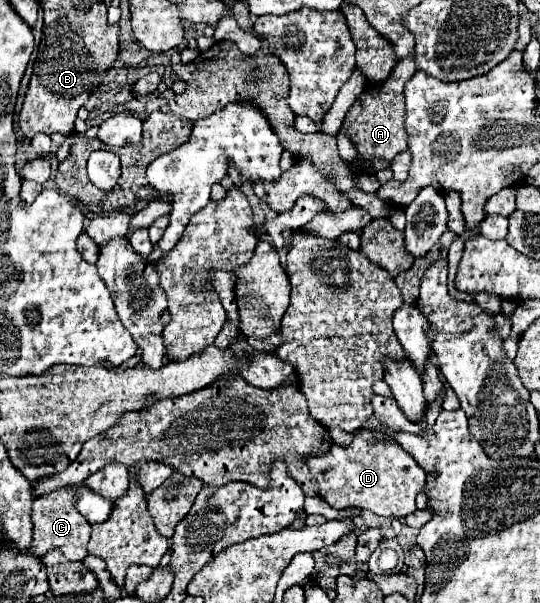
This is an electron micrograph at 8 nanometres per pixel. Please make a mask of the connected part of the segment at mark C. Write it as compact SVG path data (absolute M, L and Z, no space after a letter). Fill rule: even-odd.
M60 488L48 492L34 500L32 506L32 522L34 522L34 540L28 546L28 552L36 558L42 558L52 548L60 548L68 560L84 560L88 554L90 540L90 522L76 510L76 492L72 488Z

